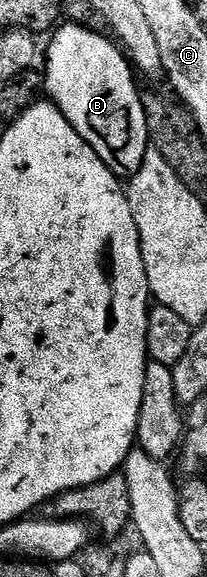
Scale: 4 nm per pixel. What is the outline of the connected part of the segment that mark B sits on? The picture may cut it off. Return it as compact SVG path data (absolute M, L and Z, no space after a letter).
M67 22L54 33L56 36L47 48L45 92L51 103L59 107L61 114L65 114L73 130L77 130L77 134L81 134L81 138L85 138L85 142L93 146L97 158L101 158L101 162L109 166L111 173L120 178L130 178L141 170L149 147L143 96L135 85L136 73L122 47L114 39L93 31L92 27Z

